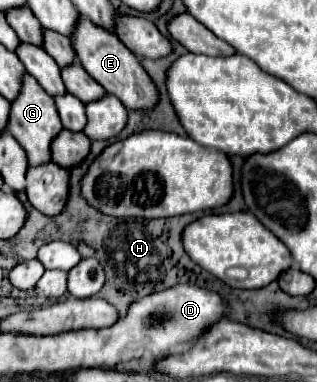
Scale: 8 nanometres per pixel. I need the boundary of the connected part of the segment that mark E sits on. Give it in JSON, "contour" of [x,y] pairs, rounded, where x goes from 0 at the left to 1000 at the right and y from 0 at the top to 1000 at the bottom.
{"contour":[[[252,45],[221,107],[233,113],[233,134],[246,144],[246,160],[278,186],[290,207],[303,207],[341,243],[360,243],[397,280],[410,285],[461,285],[486,280],[498,264],[498,238],[461,186],[448,181],[435,149],[391,123],[391,113],[328,71],[309,71],[303,60],[284,60],[284,50]]]}

